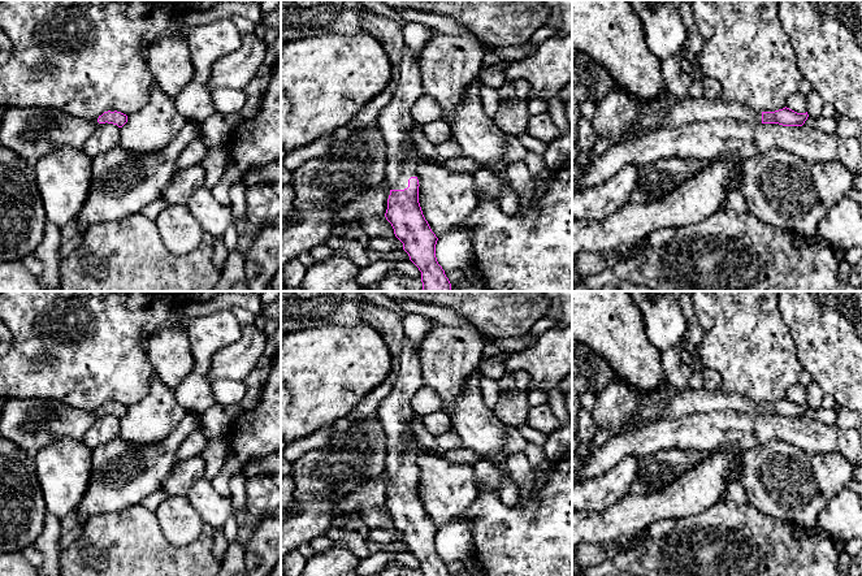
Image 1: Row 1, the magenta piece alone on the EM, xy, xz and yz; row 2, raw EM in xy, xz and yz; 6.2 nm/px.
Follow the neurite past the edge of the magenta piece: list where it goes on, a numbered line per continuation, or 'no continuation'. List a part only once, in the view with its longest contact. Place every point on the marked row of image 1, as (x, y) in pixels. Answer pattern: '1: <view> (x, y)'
1: xz (395, 121)

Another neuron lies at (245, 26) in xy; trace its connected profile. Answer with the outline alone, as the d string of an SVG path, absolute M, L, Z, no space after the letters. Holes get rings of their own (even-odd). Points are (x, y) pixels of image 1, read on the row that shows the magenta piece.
M233 16L231 20L242 35L255 33L256 30L256 25L242 16Z

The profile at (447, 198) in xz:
M420 156L417 163L419 203L437 238L462 228L478 205L472 174L452 172Z

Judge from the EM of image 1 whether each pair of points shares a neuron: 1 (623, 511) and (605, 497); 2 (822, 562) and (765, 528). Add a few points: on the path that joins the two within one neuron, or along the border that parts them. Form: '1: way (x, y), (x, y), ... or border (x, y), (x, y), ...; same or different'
1: border (628, 493), (605, 509), (585, 511); different
2: way (808, 553), (789, 553), (779, 542); same

